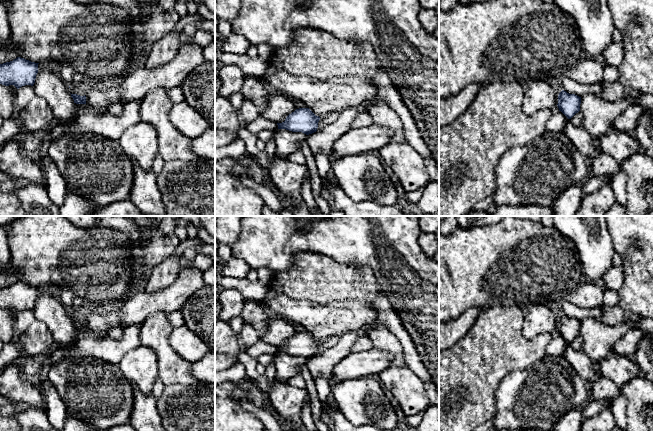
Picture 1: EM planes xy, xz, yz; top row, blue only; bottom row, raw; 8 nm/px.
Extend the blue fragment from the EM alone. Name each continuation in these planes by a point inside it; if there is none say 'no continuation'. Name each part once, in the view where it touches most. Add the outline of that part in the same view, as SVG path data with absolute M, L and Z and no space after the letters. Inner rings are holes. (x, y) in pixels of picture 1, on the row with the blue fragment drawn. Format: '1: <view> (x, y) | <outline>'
no continuation

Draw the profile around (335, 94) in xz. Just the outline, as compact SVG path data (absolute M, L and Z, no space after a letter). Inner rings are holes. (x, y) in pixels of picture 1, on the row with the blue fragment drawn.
M271 66L262 78L266 85L305 103L319 117L356 107L377 97L379 90L375 80L369 77L343 76L322 80L290 75Z

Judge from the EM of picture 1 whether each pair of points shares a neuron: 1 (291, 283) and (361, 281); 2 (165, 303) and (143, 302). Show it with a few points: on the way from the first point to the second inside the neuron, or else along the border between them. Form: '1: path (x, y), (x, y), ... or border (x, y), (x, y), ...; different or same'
1: path (308, 281), (344, 281); same
2: path (160, 302), (148, 302); same

